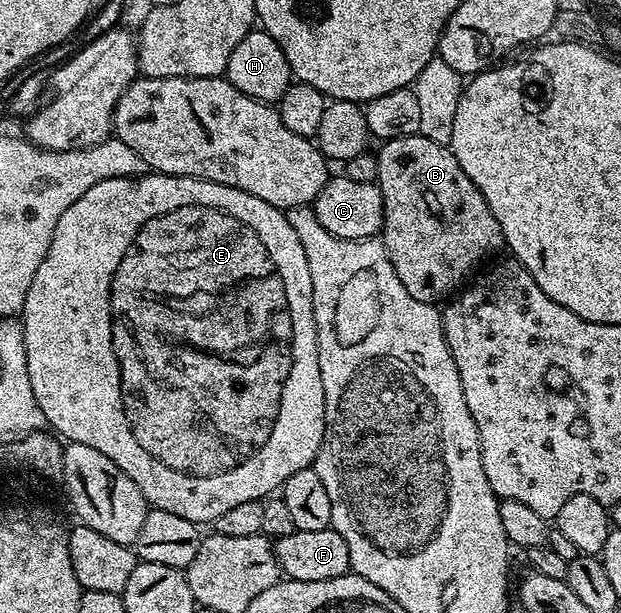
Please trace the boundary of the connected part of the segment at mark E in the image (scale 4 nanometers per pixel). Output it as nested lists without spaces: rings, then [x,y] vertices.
[[[161,174],[96,182],[92,190],[84,190],[84,195],[60,214],[48,254],[44,254],[44,262],[40,262],[40,270],[28,286],[20,319],[28,354],[28,382],[32,382],[32,394],[44,410],[47,425],[63,441],[92,446],[92,450],[100,450],[116,462],[140,486],[140,494],[144,494],[150,508],[168,510],[168,514],[188,518],[199,526],[209,525],[240,502],[265,501],[296,470],[311,467],[318,456],[326,429],[326,407],[308,258],[300,238],[296,238],[291,217],[244,190],[191,176]]]

